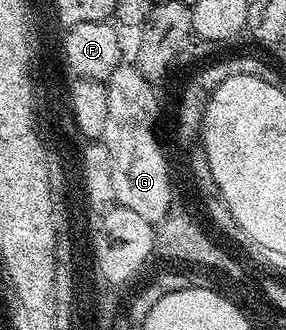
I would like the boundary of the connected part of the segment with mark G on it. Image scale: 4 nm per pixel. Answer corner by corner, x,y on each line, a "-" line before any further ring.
123,64
106,81
107,115
101,140
111,154
111,188
116,203
138,213
149,223
164,221
173,202
169,164
154,132
159,102
150,79

